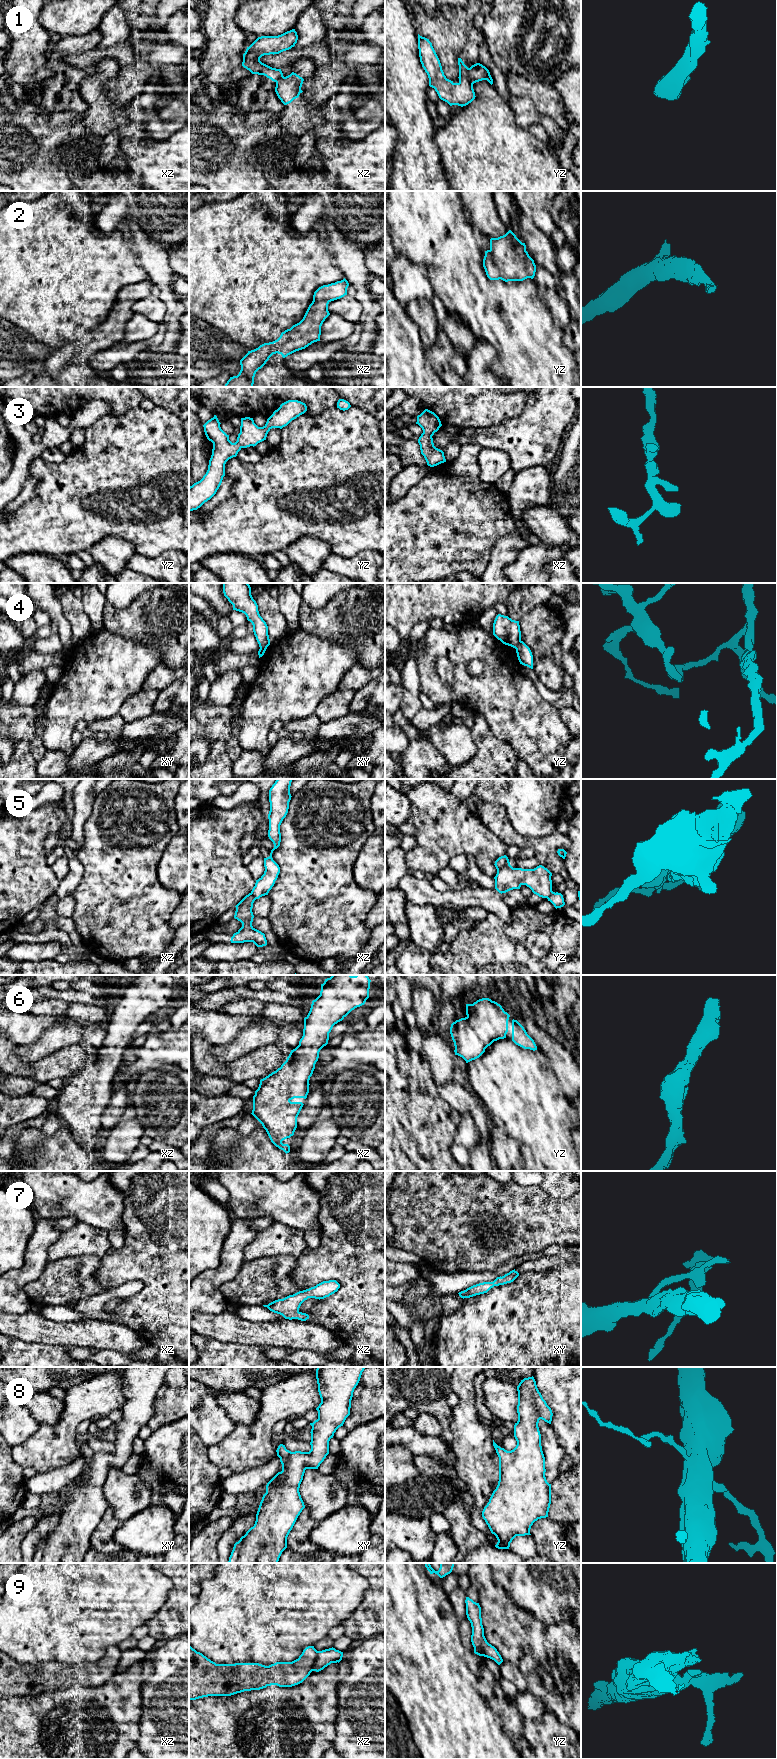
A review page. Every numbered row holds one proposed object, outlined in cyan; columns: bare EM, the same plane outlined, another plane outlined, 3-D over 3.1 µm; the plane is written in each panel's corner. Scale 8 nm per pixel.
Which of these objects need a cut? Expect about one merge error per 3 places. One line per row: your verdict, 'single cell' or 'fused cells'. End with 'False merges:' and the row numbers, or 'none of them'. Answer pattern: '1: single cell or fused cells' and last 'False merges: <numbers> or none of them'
1: fused cells
2: single cell
3: single cell
4: fused cells
5: fused cells
6: single cell
7: single cell
8: single cell
9: fused cells
False merges: 1, 4, 5, 9

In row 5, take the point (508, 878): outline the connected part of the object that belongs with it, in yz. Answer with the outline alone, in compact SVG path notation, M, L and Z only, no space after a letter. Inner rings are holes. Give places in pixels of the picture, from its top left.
M509 864L497 871L495 889L502 894L526 885L534 894L547 898L556 909L561 908L565 905L564 898L561 893L552 891L551 876L552 873L542 865L534 869L522 869Z

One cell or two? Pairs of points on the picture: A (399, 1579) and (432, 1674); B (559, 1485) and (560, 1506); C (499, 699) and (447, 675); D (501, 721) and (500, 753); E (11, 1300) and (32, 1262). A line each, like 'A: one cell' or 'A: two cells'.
A: one cell
B: one cell
C: two cells
D: two cells
E: one cell

